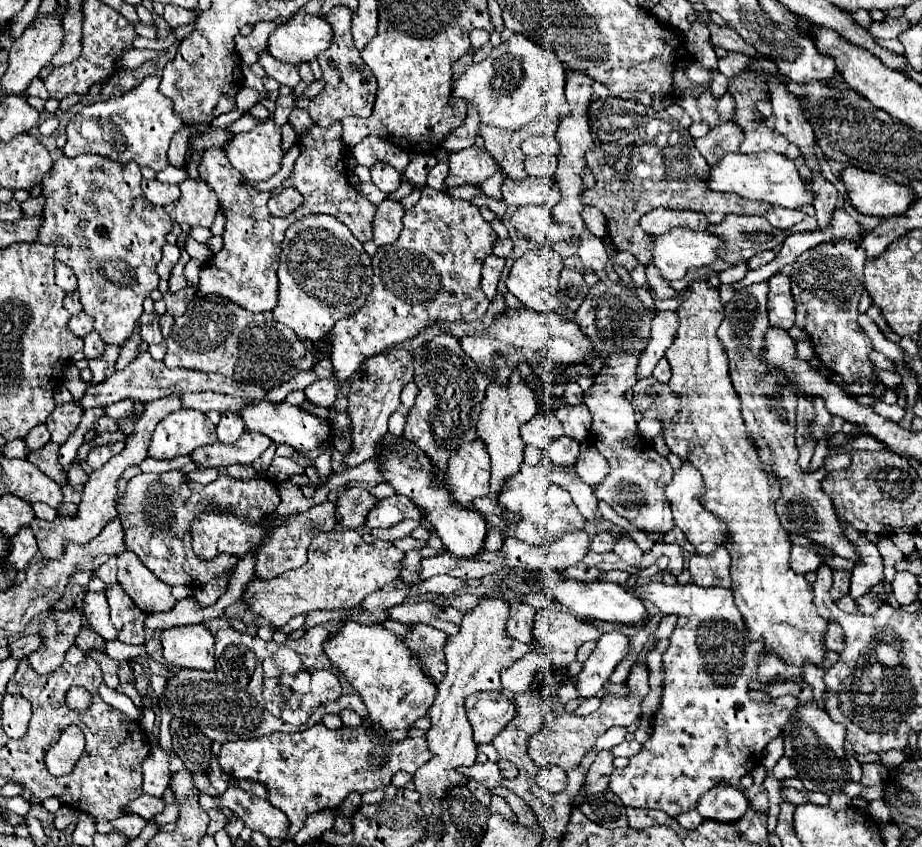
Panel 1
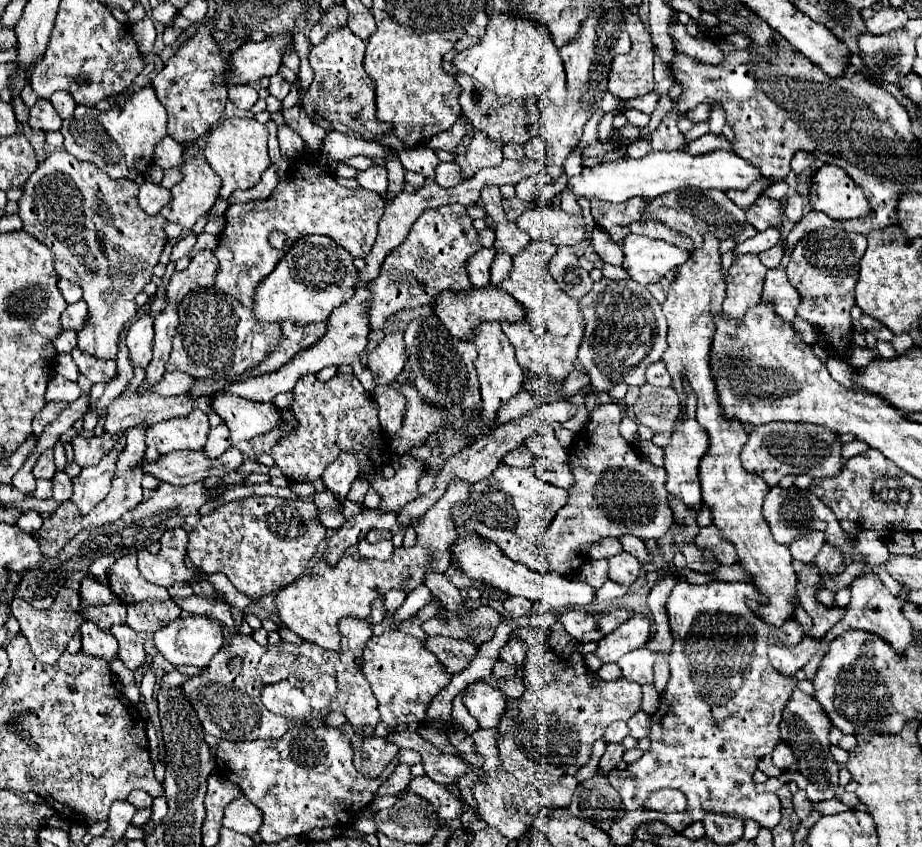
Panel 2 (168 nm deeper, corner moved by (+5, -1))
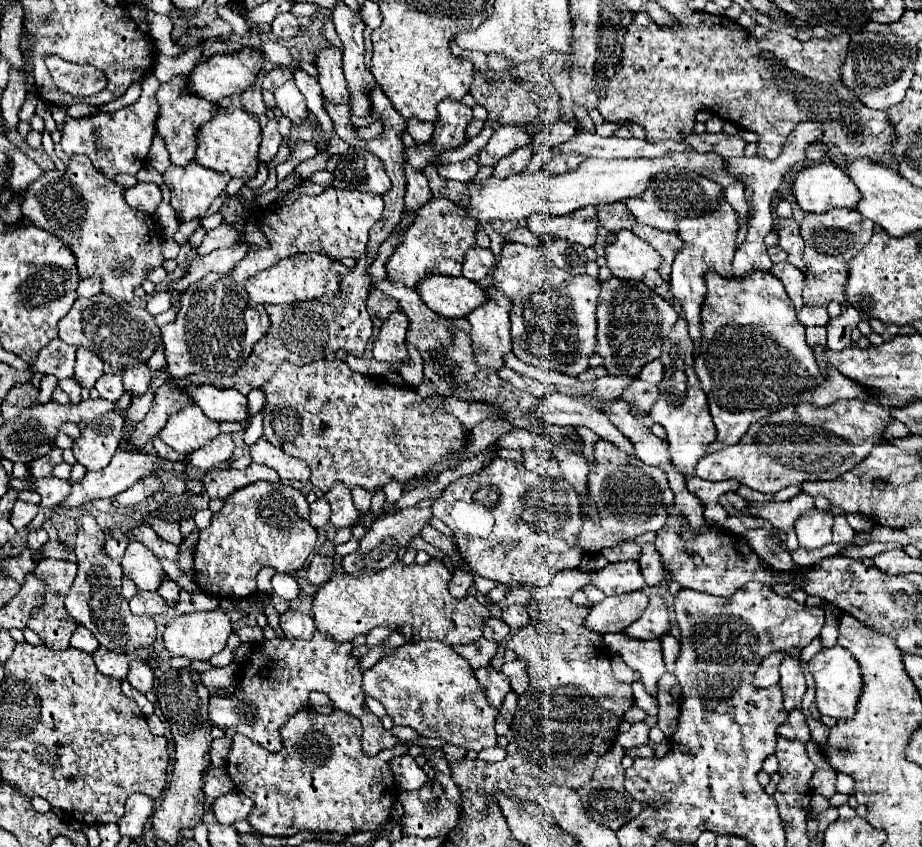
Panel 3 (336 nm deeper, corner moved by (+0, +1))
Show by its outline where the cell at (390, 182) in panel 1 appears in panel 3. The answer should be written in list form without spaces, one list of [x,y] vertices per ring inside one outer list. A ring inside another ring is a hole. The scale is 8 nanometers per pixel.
[[[349,146],[349,152],[343,154],[333,170],[333,188],[343,190],[359,190],[359,192],[373,192],[385,194],[391,188],[391,180],[383,168],[383,162],[361,146]],[[361,156],[365,166],[361,170]]]

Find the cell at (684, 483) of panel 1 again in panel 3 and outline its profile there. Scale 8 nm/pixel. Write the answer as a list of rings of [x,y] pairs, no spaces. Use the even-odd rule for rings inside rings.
[[[677,318],[671,332],[667,334],[667,340],[663,340],[661,356],[659,356],[665,376],[657,384],[659,396],[651,408],[651,420],[661,424],[667,430],[667,442],[669,442],[669,454],[675,468],[679,468],[683,474],[691,476],[695,474],[697,462],[705,456],[705,450],[711,442],[715,442],[715,424],[709,414],[707,396],[703,392],[703,386],[699,384],[699,378],[693,368],[693,340],[687,332],[687,322],[683,318]]]

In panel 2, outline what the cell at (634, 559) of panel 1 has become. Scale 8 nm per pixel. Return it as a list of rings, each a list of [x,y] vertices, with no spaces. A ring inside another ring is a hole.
[[[628,552],[612,556],[608,562],[610,562],[610,570],[608,570],[610,580],[616,580],[620,584],[628,584],[630,586],[640,574],[640,562]]]

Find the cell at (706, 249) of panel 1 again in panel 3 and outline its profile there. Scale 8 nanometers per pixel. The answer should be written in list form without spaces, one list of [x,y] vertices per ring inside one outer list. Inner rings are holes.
[[[631,230],[617,232],[617,240],[605,246],[605,260],[611,274],[621,280],[641,280],[647,270],[661,264],[659,252]]]

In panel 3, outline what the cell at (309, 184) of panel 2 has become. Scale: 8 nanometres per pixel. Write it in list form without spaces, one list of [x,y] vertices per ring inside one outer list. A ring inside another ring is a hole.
[[[327,188],[319,196],[303,196],[291,206],[271,206],[255,216],[255,222],[261,224],[269,246],[249,246],[247,256],[233,268],[231,276],[237,284],[245,284],[249,276],[271,268],[281,258],[297,252],[321,252],[331,260],[359,258],[365,252],[369,230],[381,214],[383,198],[379,194],[363,194],[335,188]]]

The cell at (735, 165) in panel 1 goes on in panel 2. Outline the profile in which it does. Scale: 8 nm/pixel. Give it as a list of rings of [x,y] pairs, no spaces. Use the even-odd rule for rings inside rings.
[[[656,152],[648,154],[644,158],[630,158],[624,156],[614,162],[602,162],[592,168],[584,168],[580,176],[574,176],[568,180],[568,188],[576,194],[576,198],[600,198],[606,202],[626,202],[634,196],[646,196],[656,198],[672,190],[684,190],[684,188],[698,188],[708,190],[716,188],[722,192],[728,190],[748,190],[756,180],[766,180],[758,166],[742,160],[734,152],[710,152],[702,156],[692,156],[688,152]]]

